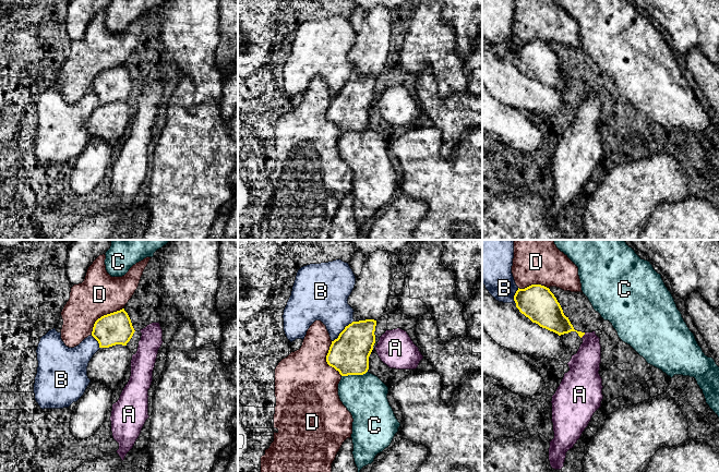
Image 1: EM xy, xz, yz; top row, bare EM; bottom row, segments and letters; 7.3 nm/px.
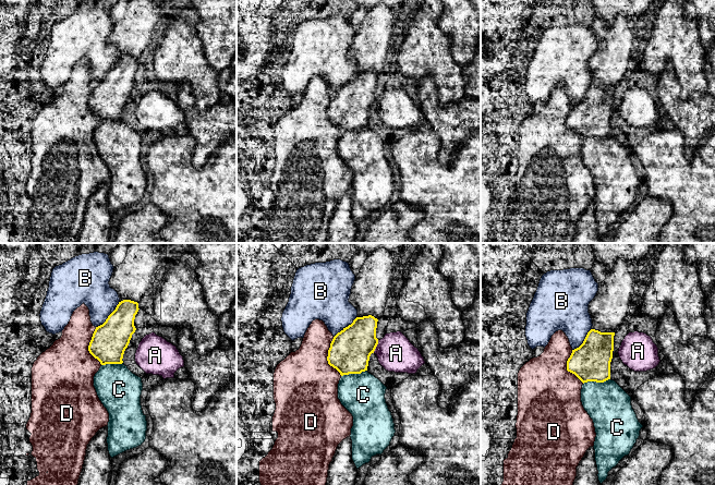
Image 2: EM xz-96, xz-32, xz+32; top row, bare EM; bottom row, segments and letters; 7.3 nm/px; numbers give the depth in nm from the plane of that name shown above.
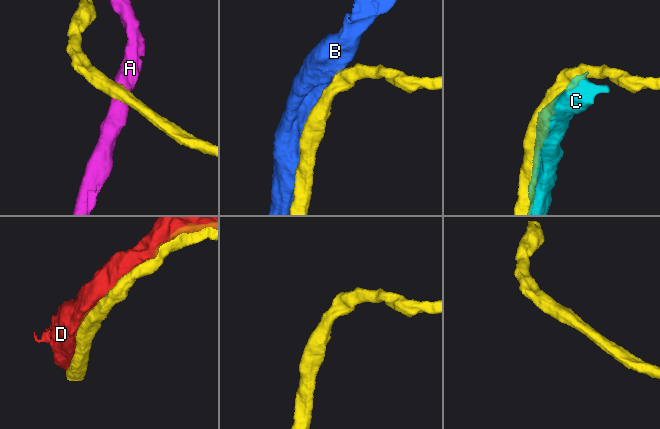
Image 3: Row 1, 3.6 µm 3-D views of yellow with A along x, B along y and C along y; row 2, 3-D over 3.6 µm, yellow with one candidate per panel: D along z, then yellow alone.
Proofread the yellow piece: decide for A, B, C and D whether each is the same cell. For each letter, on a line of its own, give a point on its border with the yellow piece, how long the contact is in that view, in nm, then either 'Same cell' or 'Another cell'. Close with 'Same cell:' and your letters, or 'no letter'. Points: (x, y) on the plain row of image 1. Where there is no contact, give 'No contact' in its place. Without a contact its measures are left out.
A: Touches yellow at yz (583, 91). Shared border 50 nm. Another cell
B: Touches yellow at xz (342, 87). Shared border 220 nm. Another cell
C: Touches yellow at xz (354, 130). Shared border 200 nm. Another cell
D: Touches yellow at xy (104, 71). Shared border 300 nm. Another cell
Same cell: no letter

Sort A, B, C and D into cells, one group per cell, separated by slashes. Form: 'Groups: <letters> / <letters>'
Groups: A / B / C / D

